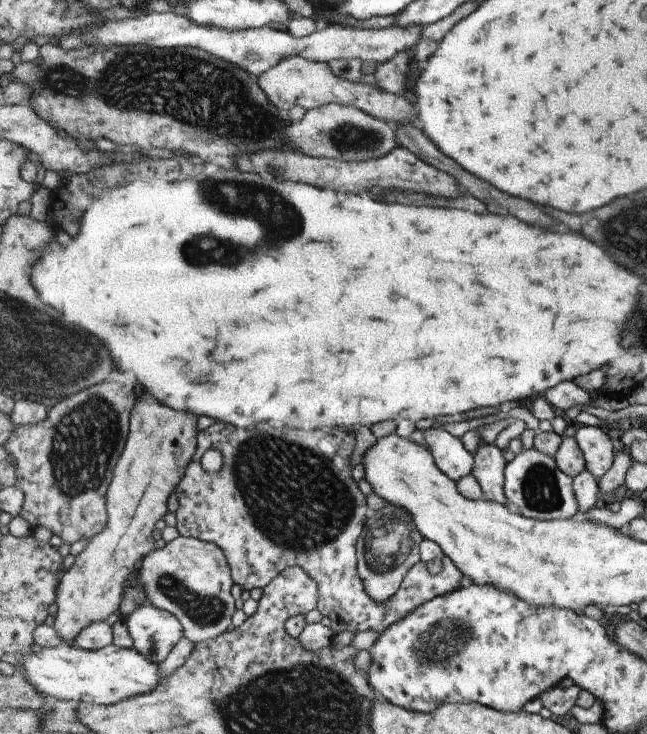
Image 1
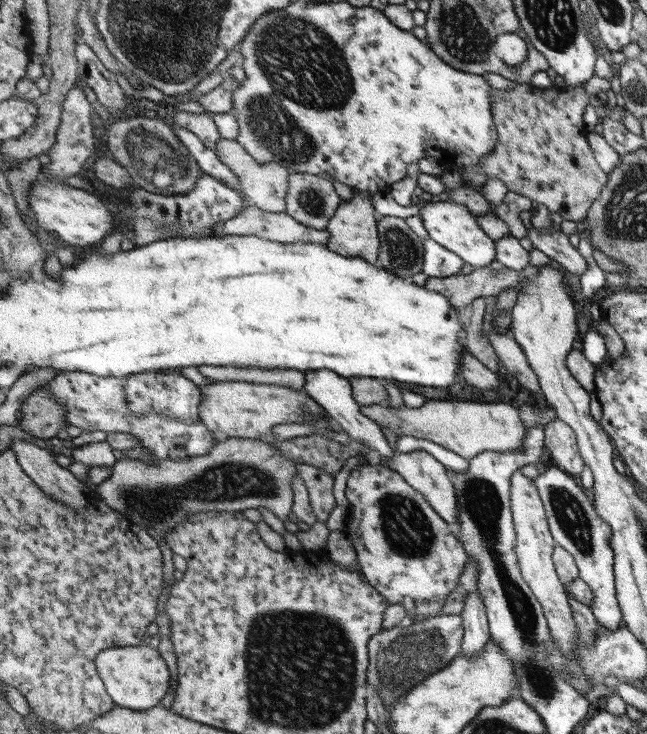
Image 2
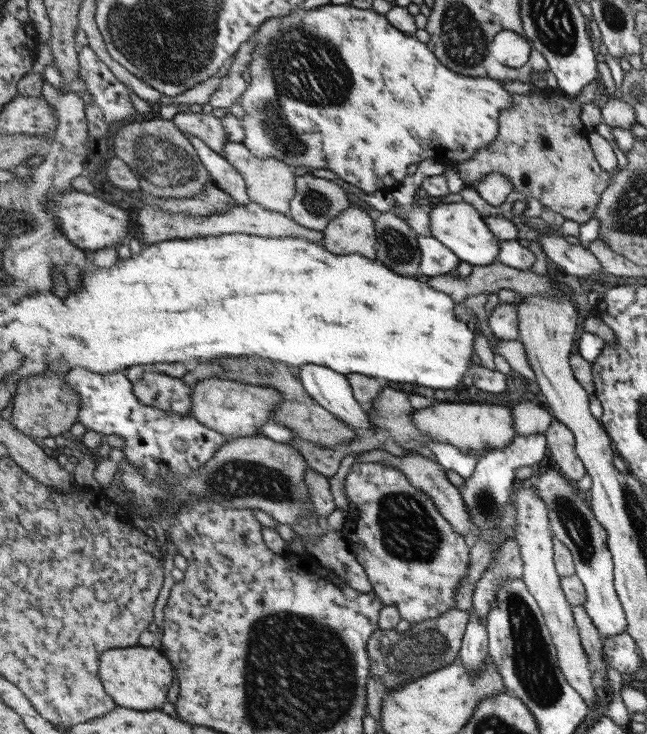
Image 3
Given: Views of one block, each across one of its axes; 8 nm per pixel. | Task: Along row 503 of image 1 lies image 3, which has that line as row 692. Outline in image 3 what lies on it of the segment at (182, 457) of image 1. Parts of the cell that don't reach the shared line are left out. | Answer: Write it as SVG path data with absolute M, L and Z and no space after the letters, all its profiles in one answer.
M145 646L117 648L101 656L101 680L105 682L107 692L119 704L119 708L129 708L137 712L155 712L163 708L163 704L167 702L169 688L177 674L173 670L175 668L171 666L169 658L159 646L157 648L155 646L153 648L145 648Z

